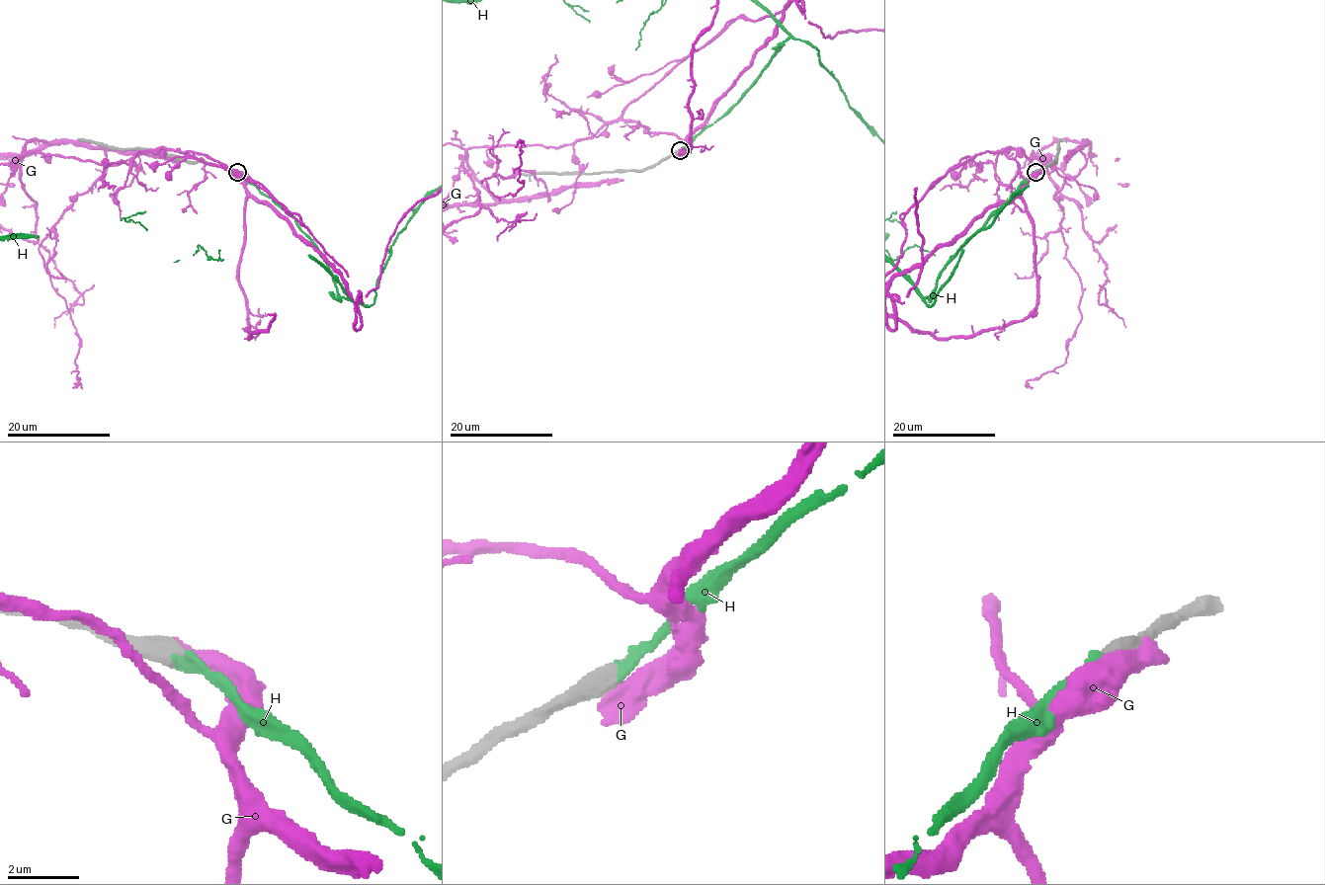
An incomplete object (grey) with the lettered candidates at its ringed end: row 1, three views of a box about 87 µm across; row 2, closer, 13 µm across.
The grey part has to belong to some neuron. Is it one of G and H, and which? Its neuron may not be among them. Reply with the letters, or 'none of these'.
H

